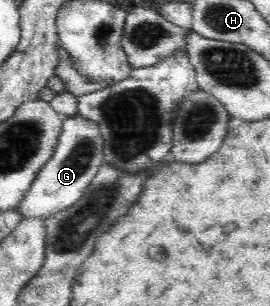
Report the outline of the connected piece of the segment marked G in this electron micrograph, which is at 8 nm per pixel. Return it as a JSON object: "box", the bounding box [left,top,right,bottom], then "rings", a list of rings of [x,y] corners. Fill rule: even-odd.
{"box":[16,117,103,221],"rings":[[[63,117],[63,133],[55,156],[41,169],[16,211],[23,220],[45,221],[79,201],[103,164],[103,140],[99,130],[84,117]]]}

